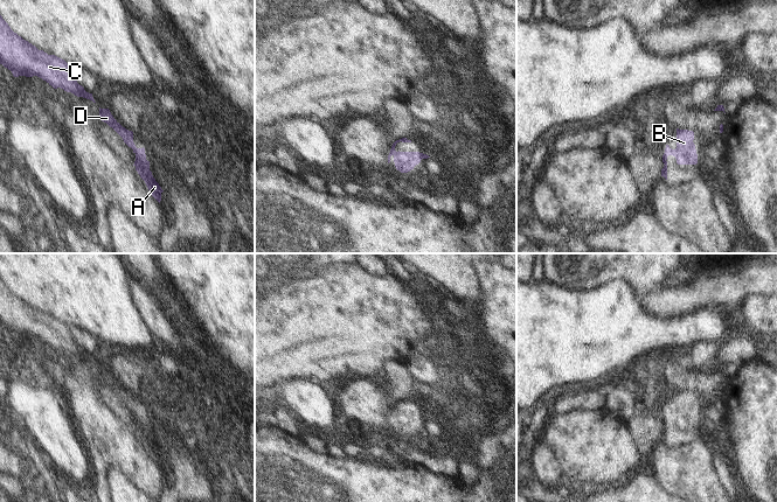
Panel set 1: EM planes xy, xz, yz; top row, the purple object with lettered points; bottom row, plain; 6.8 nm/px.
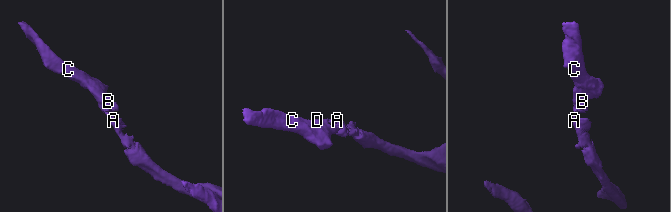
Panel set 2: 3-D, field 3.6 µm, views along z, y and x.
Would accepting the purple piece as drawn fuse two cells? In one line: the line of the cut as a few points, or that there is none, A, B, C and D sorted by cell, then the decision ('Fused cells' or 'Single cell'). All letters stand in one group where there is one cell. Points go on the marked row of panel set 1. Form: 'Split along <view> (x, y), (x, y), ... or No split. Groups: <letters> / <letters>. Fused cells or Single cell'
No split. Groups: A B C D. Single cell

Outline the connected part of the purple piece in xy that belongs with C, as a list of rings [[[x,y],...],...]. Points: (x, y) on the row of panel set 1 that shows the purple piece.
[[[0,15],[0,64],[12,71],[14,77],[37,76],[54,89],[61,88],[77,97],[92,100],[92,93],[84,90],[75,79],[70,64],[48,55],[14,33]]]

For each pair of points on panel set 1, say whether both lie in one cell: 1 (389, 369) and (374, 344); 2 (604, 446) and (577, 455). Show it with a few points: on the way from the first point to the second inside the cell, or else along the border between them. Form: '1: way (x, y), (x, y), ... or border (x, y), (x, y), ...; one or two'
1: border (393, 358), (384, 363), (382, 372); two
2: way (597, 447), (584, 448); one

